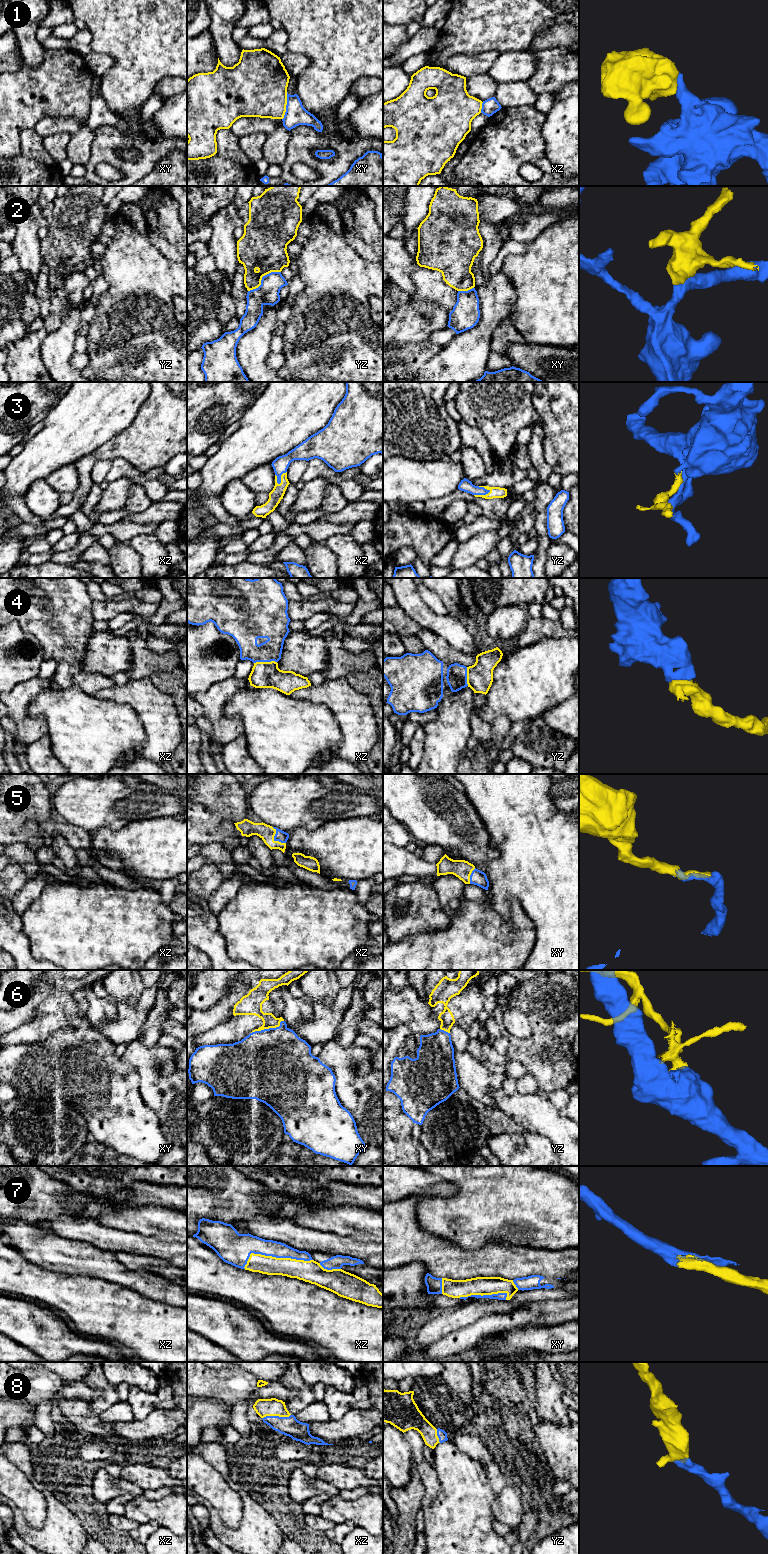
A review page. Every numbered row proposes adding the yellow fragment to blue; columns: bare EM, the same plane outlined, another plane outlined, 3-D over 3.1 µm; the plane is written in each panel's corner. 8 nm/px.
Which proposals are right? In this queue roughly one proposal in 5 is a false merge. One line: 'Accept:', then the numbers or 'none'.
Accept: 3, 4, 5, 6, 7, 8

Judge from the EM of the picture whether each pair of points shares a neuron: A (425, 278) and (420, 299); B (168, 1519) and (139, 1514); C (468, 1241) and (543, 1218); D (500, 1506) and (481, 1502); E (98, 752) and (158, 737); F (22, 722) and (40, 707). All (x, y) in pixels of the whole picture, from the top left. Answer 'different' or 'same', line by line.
A: same
B: same
C: same
D: different
E: different
F: different

